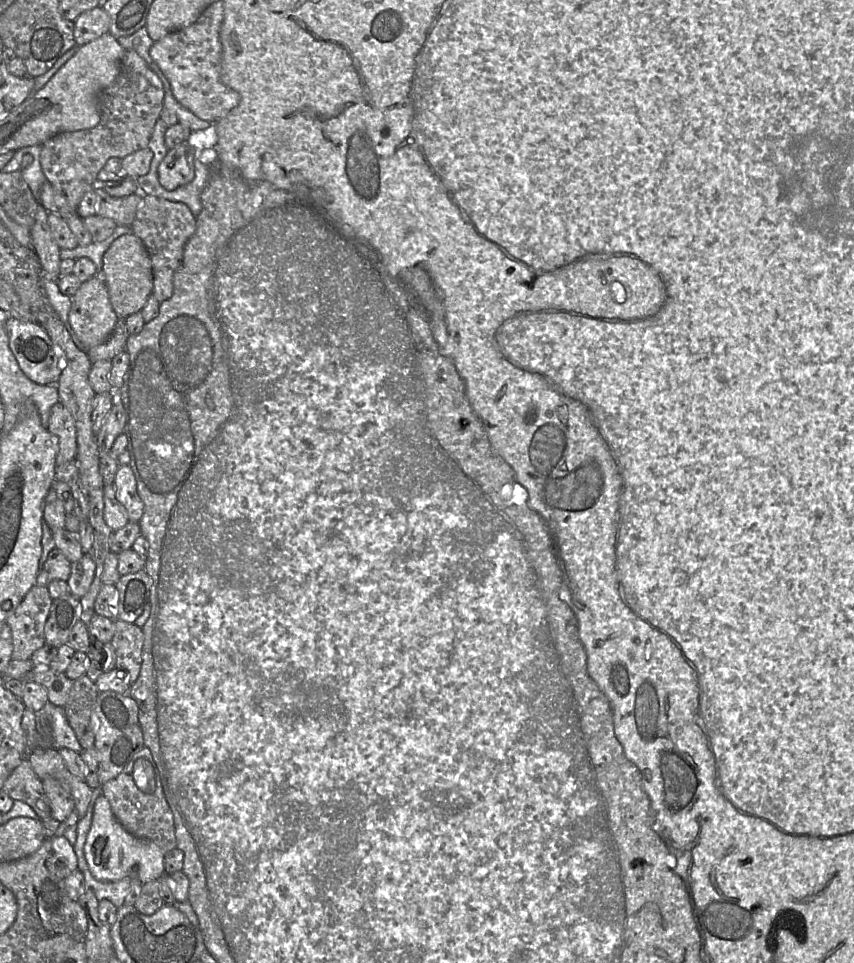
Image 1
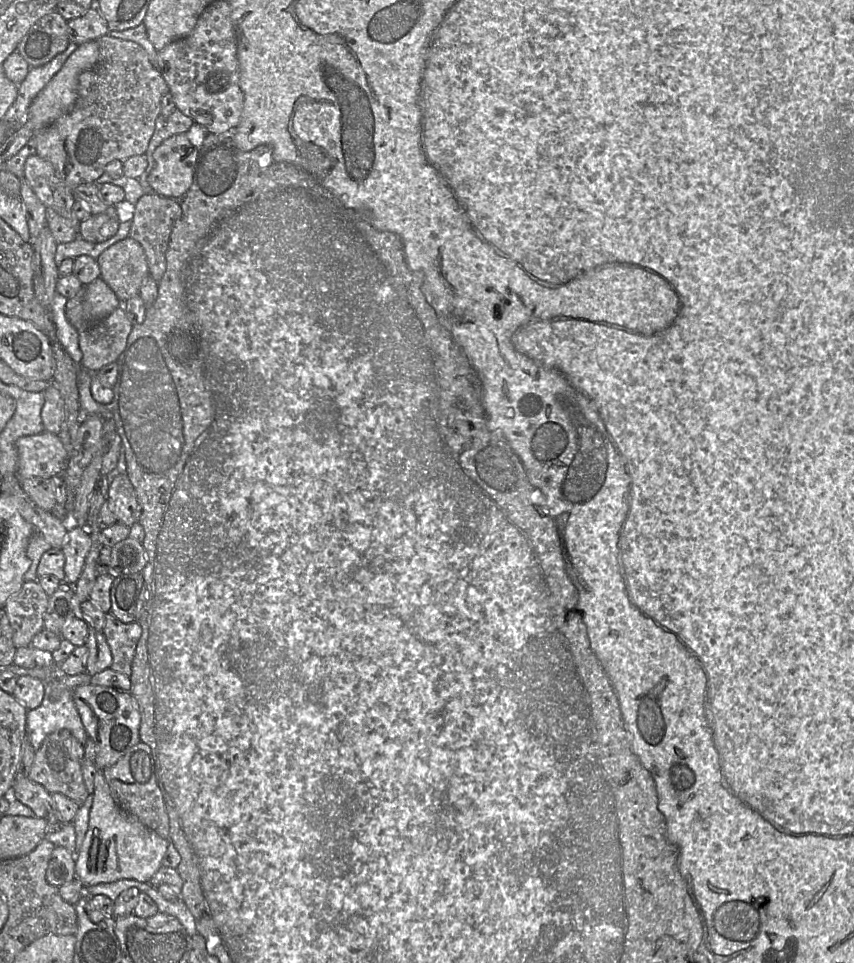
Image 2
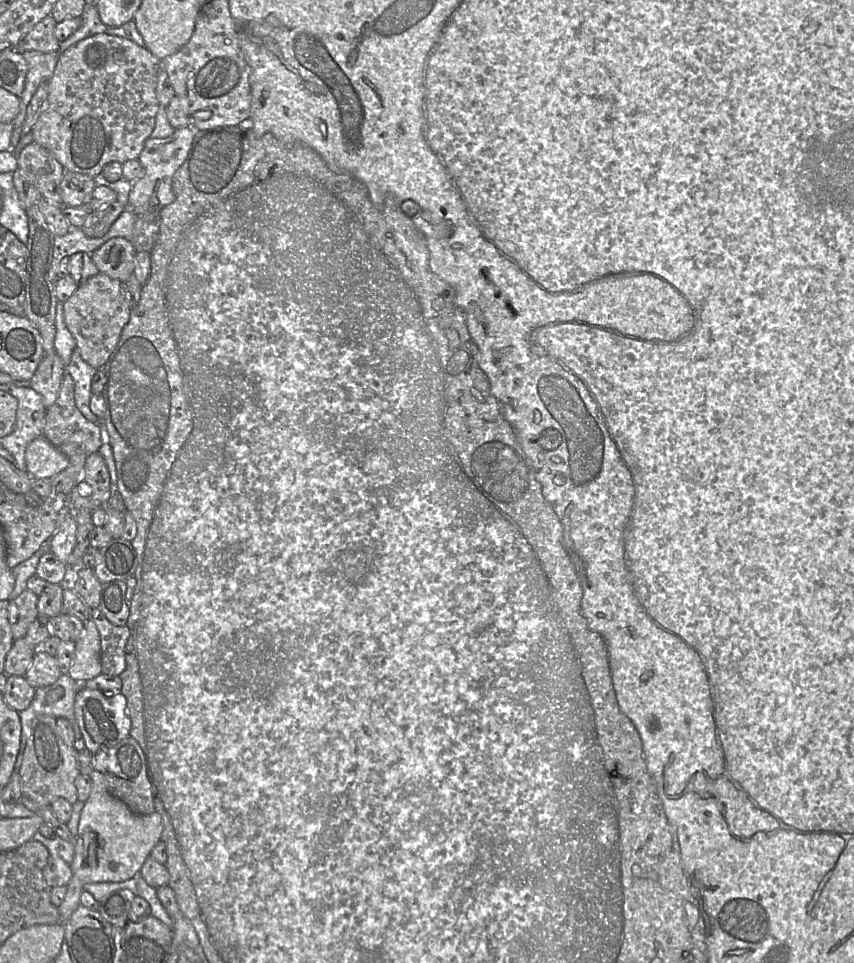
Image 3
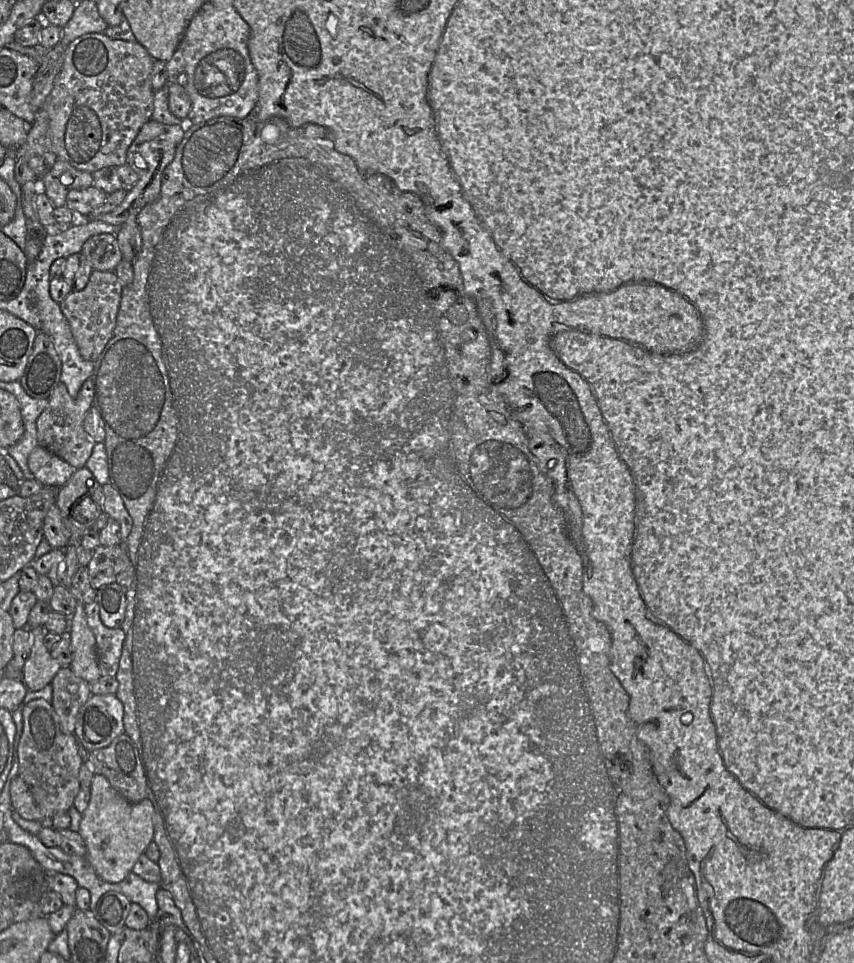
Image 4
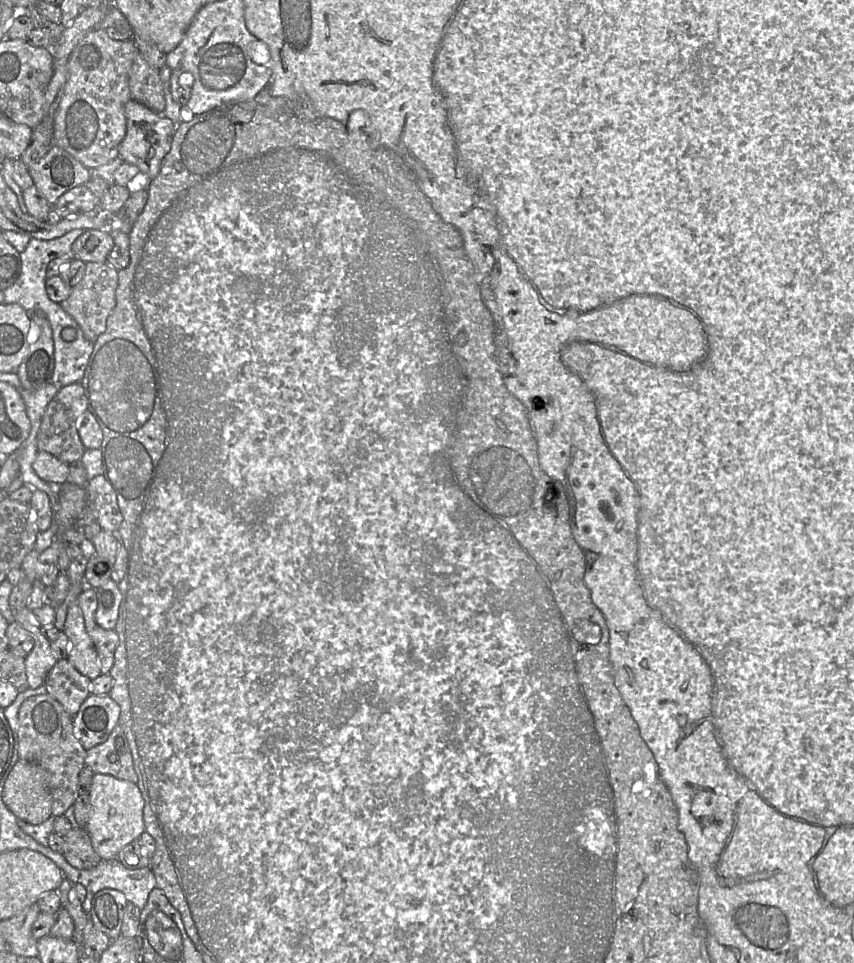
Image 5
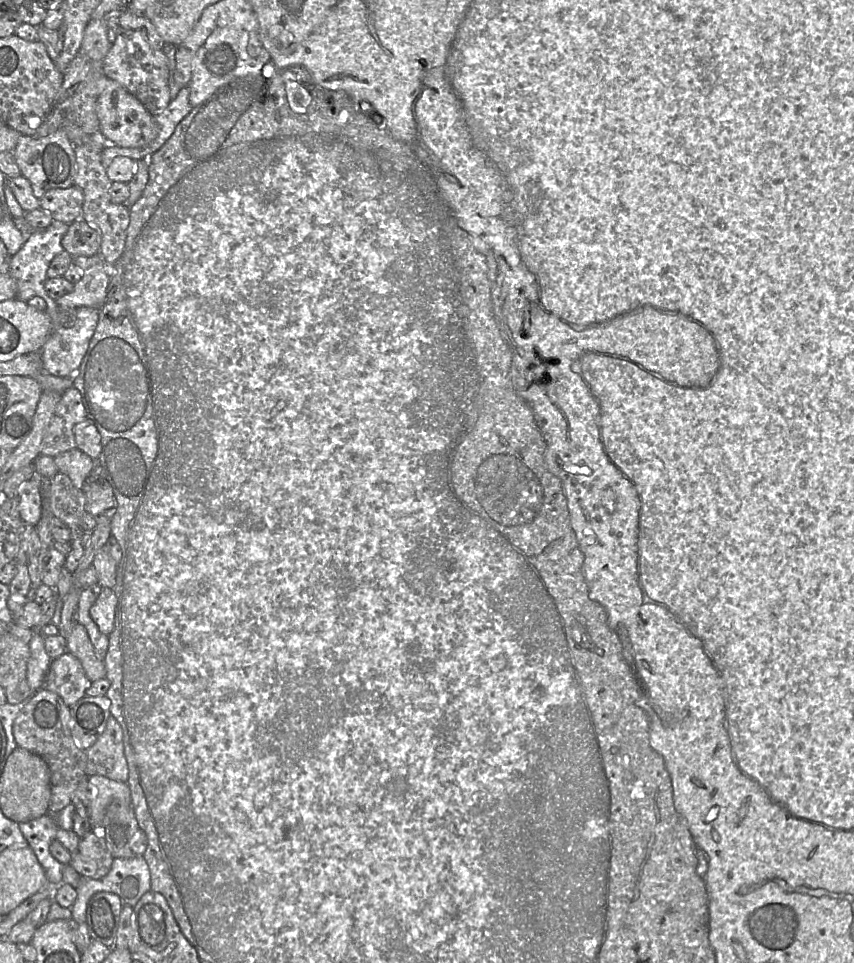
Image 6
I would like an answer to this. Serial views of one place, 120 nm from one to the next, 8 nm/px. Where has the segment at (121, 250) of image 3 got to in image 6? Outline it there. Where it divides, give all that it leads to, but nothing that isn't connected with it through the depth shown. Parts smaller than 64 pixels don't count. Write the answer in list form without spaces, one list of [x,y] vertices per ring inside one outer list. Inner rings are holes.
[[[79,219],[69,225],[62,246],[72,257],[100,255],[101,236],[86,221]]]

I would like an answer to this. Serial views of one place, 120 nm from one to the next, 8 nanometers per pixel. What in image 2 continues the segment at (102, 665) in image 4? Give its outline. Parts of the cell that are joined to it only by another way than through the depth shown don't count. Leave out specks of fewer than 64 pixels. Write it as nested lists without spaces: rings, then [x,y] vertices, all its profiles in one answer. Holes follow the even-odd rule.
[[[105,613],[103,634],[112,654],[110,669],[129,677],[137,643],[142,635],[141,625],[137,621],[123,623],[113,614]]]

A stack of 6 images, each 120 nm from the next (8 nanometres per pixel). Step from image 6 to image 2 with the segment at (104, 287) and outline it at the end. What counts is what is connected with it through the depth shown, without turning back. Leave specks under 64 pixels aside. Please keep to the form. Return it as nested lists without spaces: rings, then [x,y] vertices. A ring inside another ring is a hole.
[[[84,287],[72,298],[68,299],[65,306],[65,315],[69,323],[76,329],[79,336],[79,347],[82,351],[81,367],[92,373],[97,373],[102,367],[116,362],[123,353],[128,336],[133,327],[128,319],[123,306],[117,307],[105,319],[89,323],[83,317]]]

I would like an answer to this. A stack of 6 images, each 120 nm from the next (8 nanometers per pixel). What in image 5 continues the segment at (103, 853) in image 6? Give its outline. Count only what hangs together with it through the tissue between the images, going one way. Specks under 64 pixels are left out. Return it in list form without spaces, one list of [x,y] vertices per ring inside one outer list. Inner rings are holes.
[[[85,828],[71,829],[64,837],[62,855],[76,869],[89,870],[102,860],[94,851],[90,836]]]

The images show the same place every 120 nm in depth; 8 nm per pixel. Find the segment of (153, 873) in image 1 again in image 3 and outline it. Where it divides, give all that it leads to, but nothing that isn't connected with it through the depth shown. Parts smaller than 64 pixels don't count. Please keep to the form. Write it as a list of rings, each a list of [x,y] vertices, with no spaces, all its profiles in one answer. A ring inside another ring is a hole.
[[[94,770],[90,777],[92,789],[84,804],[74,841],[72,877],[65,898],[57,907],[61,923],[65,923],[80,905],[80,895],[86,884],[122,882],[139,874],[153,847],[161,841],[163,831],[162,818],[157,811],[148,815],[134,813],[109,792],[102,773]]]

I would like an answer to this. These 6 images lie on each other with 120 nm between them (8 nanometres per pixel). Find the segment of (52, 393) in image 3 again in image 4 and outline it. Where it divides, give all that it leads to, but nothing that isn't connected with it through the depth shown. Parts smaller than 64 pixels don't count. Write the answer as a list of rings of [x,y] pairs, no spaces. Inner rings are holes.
[[[38,332],[27,366],[19,382],[36,399],[48,399],[60,382],[62,364],[49,336]]]

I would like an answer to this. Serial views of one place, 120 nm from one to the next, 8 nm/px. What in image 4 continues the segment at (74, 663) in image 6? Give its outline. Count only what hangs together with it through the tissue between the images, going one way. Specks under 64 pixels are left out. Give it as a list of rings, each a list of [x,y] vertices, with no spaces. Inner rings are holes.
[[[61,667],[51,682],[52,705],[61,728],[74,734],[81,707],[92,695],[91,684],[77,676],[70,667]]]

